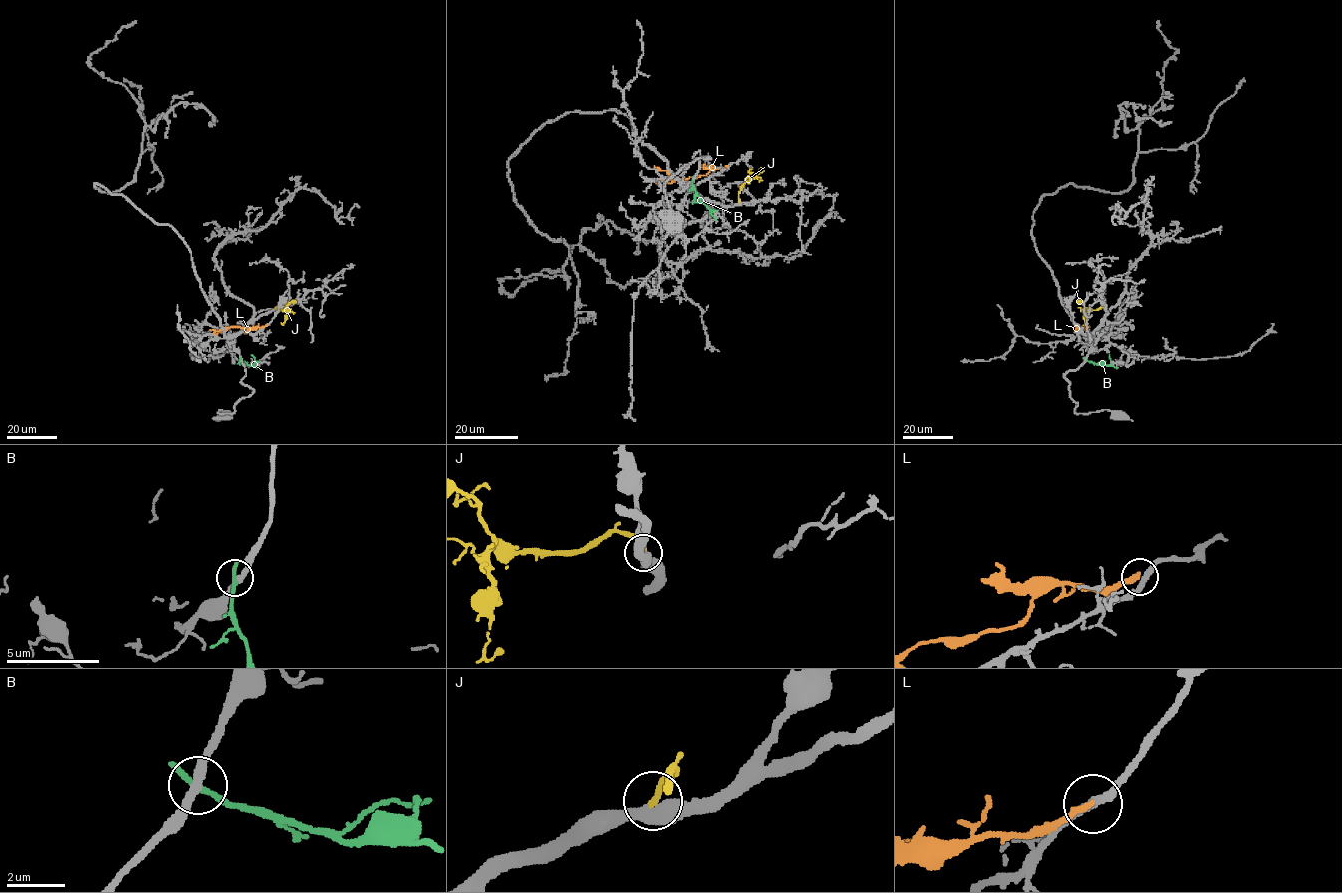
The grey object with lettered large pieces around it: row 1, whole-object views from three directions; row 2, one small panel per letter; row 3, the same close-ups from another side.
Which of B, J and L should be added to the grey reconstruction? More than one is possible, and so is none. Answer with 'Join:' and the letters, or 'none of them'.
Join: J

